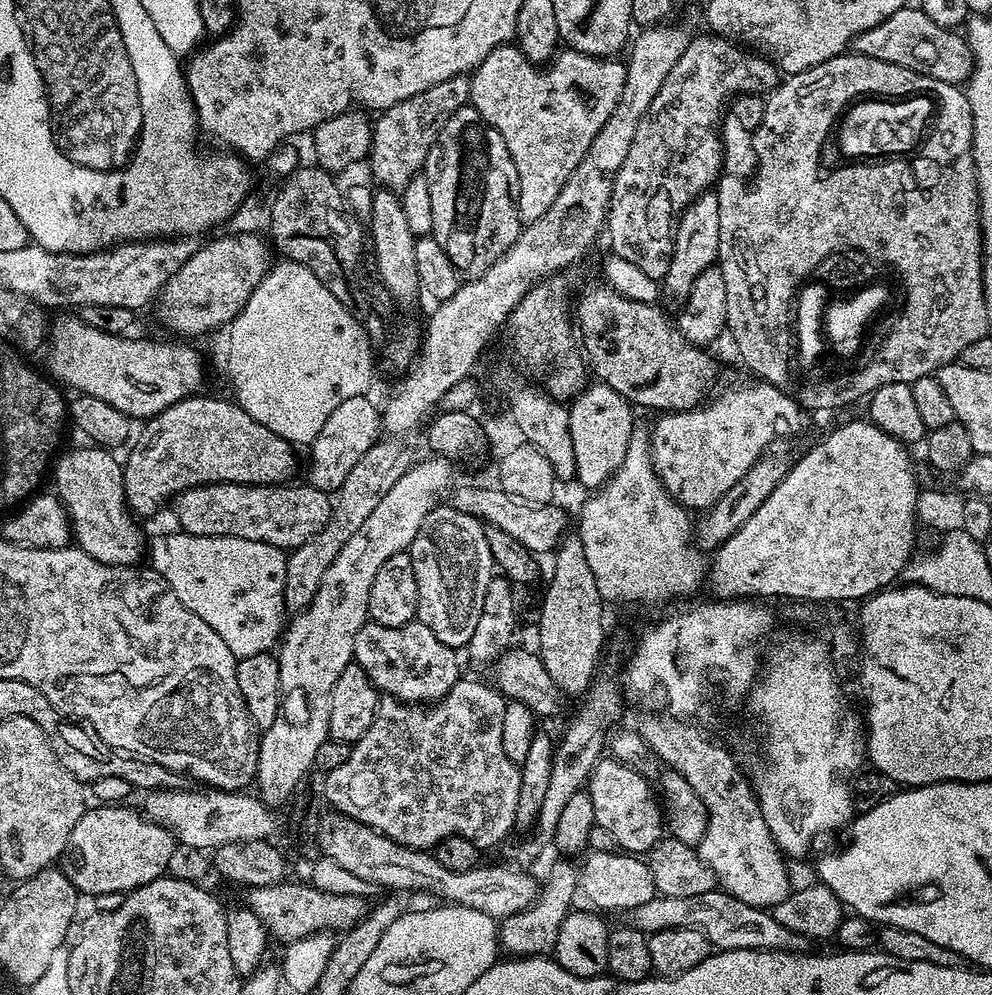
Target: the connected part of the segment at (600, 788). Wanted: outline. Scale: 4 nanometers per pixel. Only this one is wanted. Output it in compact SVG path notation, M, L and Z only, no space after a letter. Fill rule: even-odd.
M601 758L588 777L586 790L594 802L597 825L610 830L617 845L629 854L648 854L662 839L662 808L657 797L652 797L652 788L642 774L611 758Z

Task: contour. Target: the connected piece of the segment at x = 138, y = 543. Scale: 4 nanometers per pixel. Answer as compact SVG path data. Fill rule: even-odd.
M104 446L76 448L61 455L54 464L56 488L54 494L60 499L72 525L75 547L81 548L90 558L110 566L136 566L140 555L146 552L146 536L140 533L132 512L124 499L121 461L111 456ZM61 459L61 460L60 460ZM60 460L60 461L59 461Z

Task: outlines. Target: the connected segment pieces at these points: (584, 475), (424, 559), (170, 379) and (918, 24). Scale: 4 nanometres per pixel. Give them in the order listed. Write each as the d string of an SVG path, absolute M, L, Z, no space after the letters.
M592 382L585 386L571 401L568 408L570 438L574 442L575 479L589 490L599 490L616 473L626 458L627 443L630 442L634 421L633 405L610 386Z
M438 504L423 519L422 526L415 535L408 557L418 583L416 599L417 621L426 625L443 645L461 649L467 647L477 627L484 606L487 588L496 570L493 556L486 543L485 525L479 518L460 512L449 504Z
M76 314L57 316L60 317L56 321L53 319L47 329L46 350L48 348L49 368L47 371L61 385L69 384L74 390L73 393L102 398L102 402L110 402L114 410L118 410L126 417L154 417L184 397L193 395L199 389L196 387L204 380L204 364L200 361L199 354L184 344L167 344L164 340L135 340L132 334L116 335L96 329Z
M918 6L899 8L897 12L890 14L890 18L878 22L878 26L862 30L862 34L852 39L850 48L855 55L906 66L918 74L938 78L938 82L957 86L963 85L971 76L974 63L967 39L959 31L938 26L938 22L930 22L930 18L926 18L926 14Z

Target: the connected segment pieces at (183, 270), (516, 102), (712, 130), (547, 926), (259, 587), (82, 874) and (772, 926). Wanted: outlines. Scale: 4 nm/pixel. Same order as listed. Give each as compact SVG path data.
M242 232L230 234L210 241L206 246L193 251L189 258L170 278L170 282L161 289L158 298L159 318L170 330L184 336L200 336L220 326L225 327L236 319L245 308L246 302L254 290L261 284L262 278L270 267L267 241L256 234Z
M509 42L486 54L486 58L471 73L471 107L476 108L485 122L498 130L498 134L502 134L502 142L506 142L506 150L510 150L510 158L514 158L514 170L518 170L516 205L521 225L538 222L538 218L550 210L554 198L558 198L562 186L566 186L566 178L574 174L578 162L582 162L586 150L590 150L594 134L598 134L598 130L606 126L606 118L614 114L614 106L618 106L628 73L627 67L618 61L616 58L560 50L541 66L532 63L515 43Z
M707 34L693 35L691 42L682 50L682 58L674 62L674 70L666 74L662 90L658 90L650 110L642 114L638 131L622 170L618 170L608 203L606 238L612 243L611 255L638 266L646 278L663 281L666 270L670 270L672 243L676 240L676 223L698 194L709 191L719 181L725 167L724 146L720 142L720 121L729 100L741 94L767 94L780 83L782 76L771 59L764 54L751 56L739 43L725 40L723 36Z
M568 858L560 861L548 872L548 877L542 880L536 901L529 908L523 908L518 914L503 917L498 924L498 944L504 948L509 957L517 956L548 956L555 953L558 942L558 930L573 907L572 899L578 896L580 874L577 865Z
M174 530L153 540L151 537L150 556L151 552L151 567L169 584L182 605L198 614L226 642L237 660L250 658L250 654L267 652L281 639L282 627L286 622L284 591L288 565L284 550L266 542L228 536L195 537L194 534Z
M128 806L85 807L82 818L78 818L70 831L62 855L62 870L77 893L84 895L85 892L88 896L108 896L111 892L127 894L167 873L170 854L178 845L172 833L135 807L124 807Z
M713 890L688 898L674 898L658 894L650 902L628 909L626 919L631 927L645 934L671 928L698 930L708 939L713 949L721 952L762 950L763 952L803 953L807 949L804 947L810 944L809 937L799 936L798 933L782 926L771 911L746 905L723 890Z

